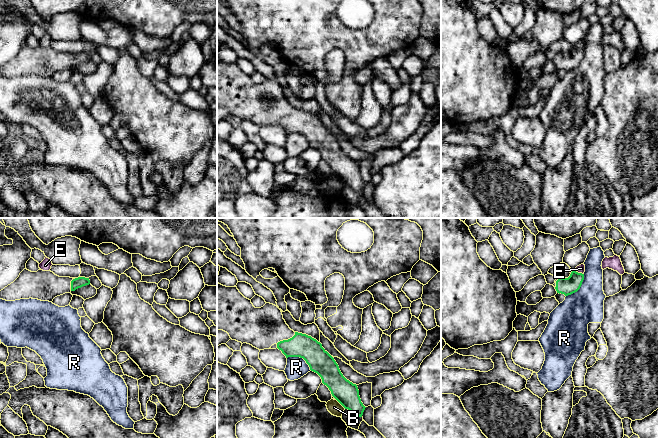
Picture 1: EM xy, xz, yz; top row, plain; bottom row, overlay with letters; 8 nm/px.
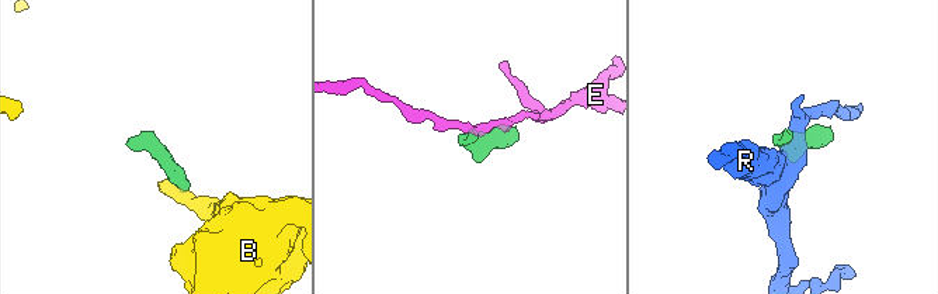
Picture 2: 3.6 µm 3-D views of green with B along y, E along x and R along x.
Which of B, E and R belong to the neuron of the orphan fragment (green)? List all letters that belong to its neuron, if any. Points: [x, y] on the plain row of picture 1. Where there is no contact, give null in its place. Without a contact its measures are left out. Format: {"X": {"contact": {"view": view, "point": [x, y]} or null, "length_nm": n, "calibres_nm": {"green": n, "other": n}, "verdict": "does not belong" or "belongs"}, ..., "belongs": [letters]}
{"B": {"contact": {"view": "xz", "point": [341, 180]}, "length_nm": 110, "calibres_nm": {"green": 190, "other": 110}, "verdict": "does not belong"}, "E": {"contact": {"view": "yz", "point": [579, 49]}, "length_nm": 90, "calibres_nm": {"green": 140, "other": 60}, "verdict": "does not belong"}, "R": {"contact": {"view": "xz", "point": [301, 133]}, "length_nm": 220, "calibres_nm": {"green": 190, "other": 170}, "verdict": "does not belong"}, "belongs": []}

